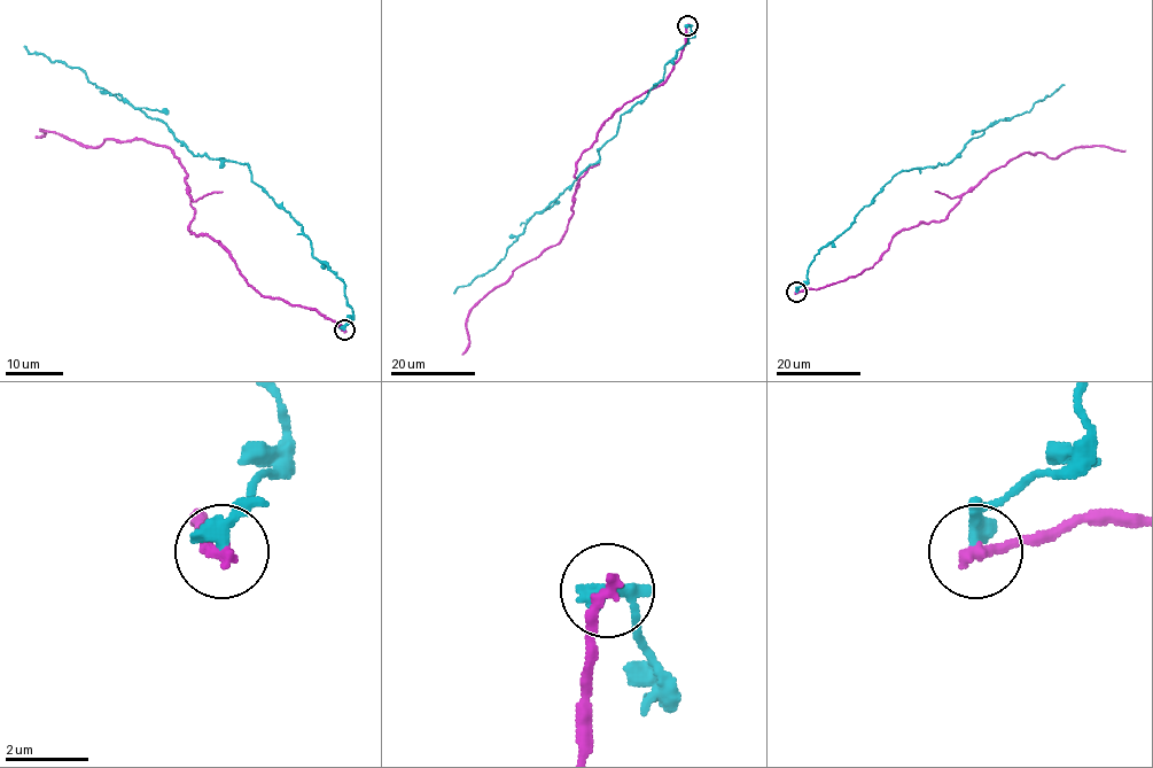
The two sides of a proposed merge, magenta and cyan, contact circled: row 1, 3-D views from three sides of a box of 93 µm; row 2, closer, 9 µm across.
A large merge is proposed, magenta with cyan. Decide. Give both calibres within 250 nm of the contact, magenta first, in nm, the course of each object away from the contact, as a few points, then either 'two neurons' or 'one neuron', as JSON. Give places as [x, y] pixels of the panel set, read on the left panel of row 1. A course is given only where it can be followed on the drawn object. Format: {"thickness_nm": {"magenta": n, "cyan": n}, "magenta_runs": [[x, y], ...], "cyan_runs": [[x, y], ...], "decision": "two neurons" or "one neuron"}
{"thickness_nm": {"magenta": 320, "cyan": 440}, "magenta_runs": [[344, 330], [261, 295], [216, 240], [191, 232], [186, 171], [169, 148], [36, 136]], "cyan_runs": [[344, 330], [353, 313], [344, 284], [247, 164], [194, 154], [162, 121], [24, 47]], "decision": "two neurons"}

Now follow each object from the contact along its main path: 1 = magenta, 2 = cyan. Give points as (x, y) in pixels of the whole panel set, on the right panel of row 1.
1: (796, 292), (861, 273), (895, 234), (943, 220), (966, 192), (1019, 156), (1056, 158), (1092, 146), (1126, 149)
2: (796, 292), (823, 247), (894, 176), (949, 163), (986, 129), (1029, 111), (1064, 85)

